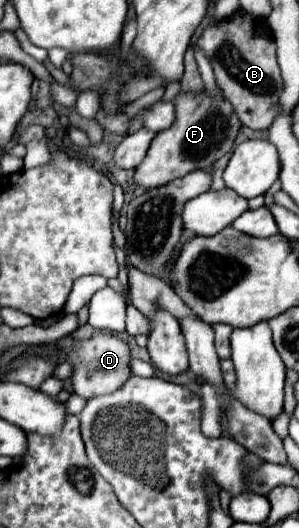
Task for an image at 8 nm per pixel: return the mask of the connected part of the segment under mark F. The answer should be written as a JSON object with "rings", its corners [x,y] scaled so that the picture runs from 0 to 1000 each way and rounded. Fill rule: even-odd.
{"rings":[[[602,174],[582,186],[589,231],[528,250],[502,269],[488,299],[455,318],[448,341],[482,356],[528,356],[589,337],[615,337],[649,322],[689,322],[783,277],[783,265],[809,242],[776,197],[702,186],[689,174]]]}

